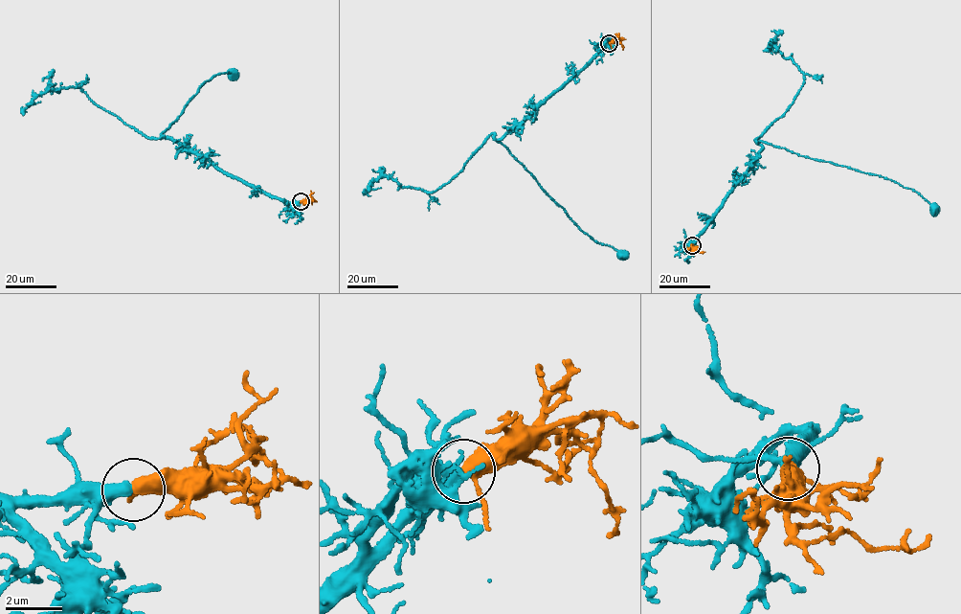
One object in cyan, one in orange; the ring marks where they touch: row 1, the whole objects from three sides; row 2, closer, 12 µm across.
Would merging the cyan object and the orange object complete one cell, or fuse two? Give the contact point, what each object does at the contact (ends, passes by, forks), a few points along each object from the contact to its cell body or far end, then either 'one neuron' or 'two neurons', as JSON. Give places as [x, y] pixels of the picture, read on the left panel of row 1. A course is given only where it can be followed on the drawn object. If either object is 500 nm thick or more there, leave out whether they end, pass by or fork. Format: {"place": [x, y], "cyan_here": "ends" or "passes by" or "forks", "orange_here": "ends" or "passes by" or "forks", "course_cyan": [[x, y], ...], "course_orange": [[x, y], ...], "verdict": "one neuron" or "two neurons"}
{"place": [301, 201], "cyan_here": "ends", "orange_here": "passes by", "course_cyan": [[301, 201], [281, 200], [258, 191], [160, 137], [203, 82], [214, 75], [233, 72]], "course_orange": [[301, 201], [312, 198], [311, 195]], "verdict": "one neuron"}

